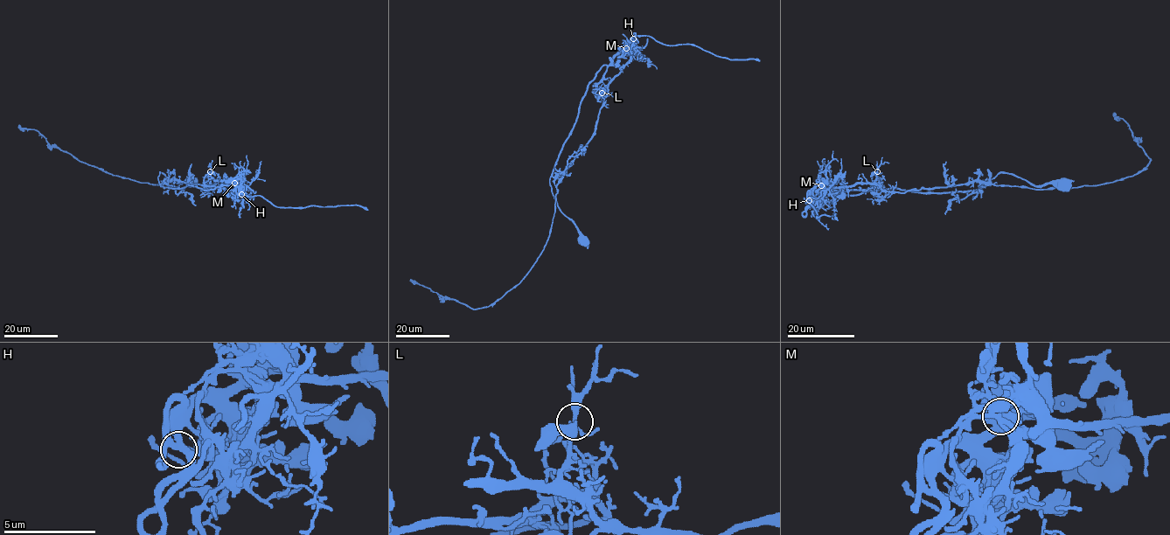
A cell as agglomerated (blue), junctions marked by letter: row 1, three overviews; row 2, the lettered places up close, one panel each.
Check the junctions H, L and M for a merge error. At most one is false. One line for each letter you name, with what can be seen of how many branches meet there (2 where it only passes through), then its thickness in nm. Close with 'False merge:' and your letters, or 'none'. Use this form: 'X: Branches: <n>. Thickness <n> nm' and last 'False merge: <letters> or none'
M: Branches: 5. Thickness 240 nm
False merge: M

